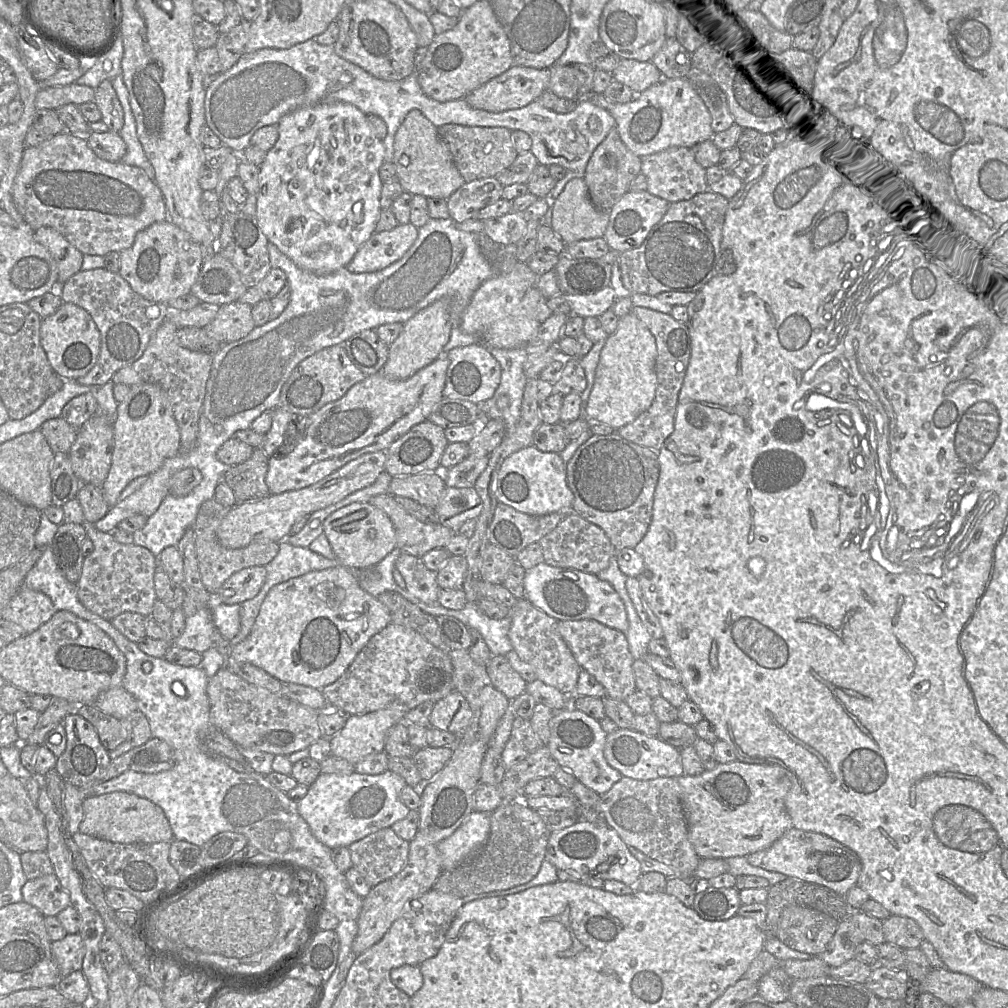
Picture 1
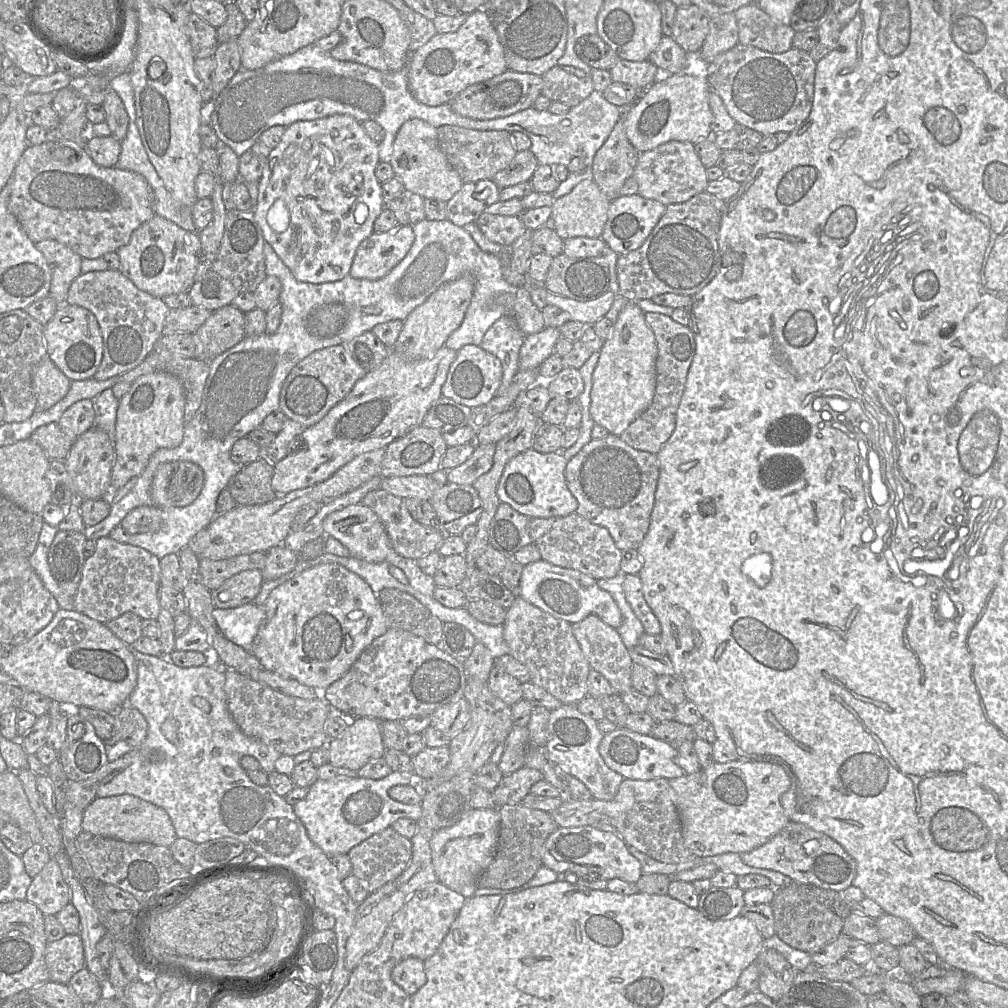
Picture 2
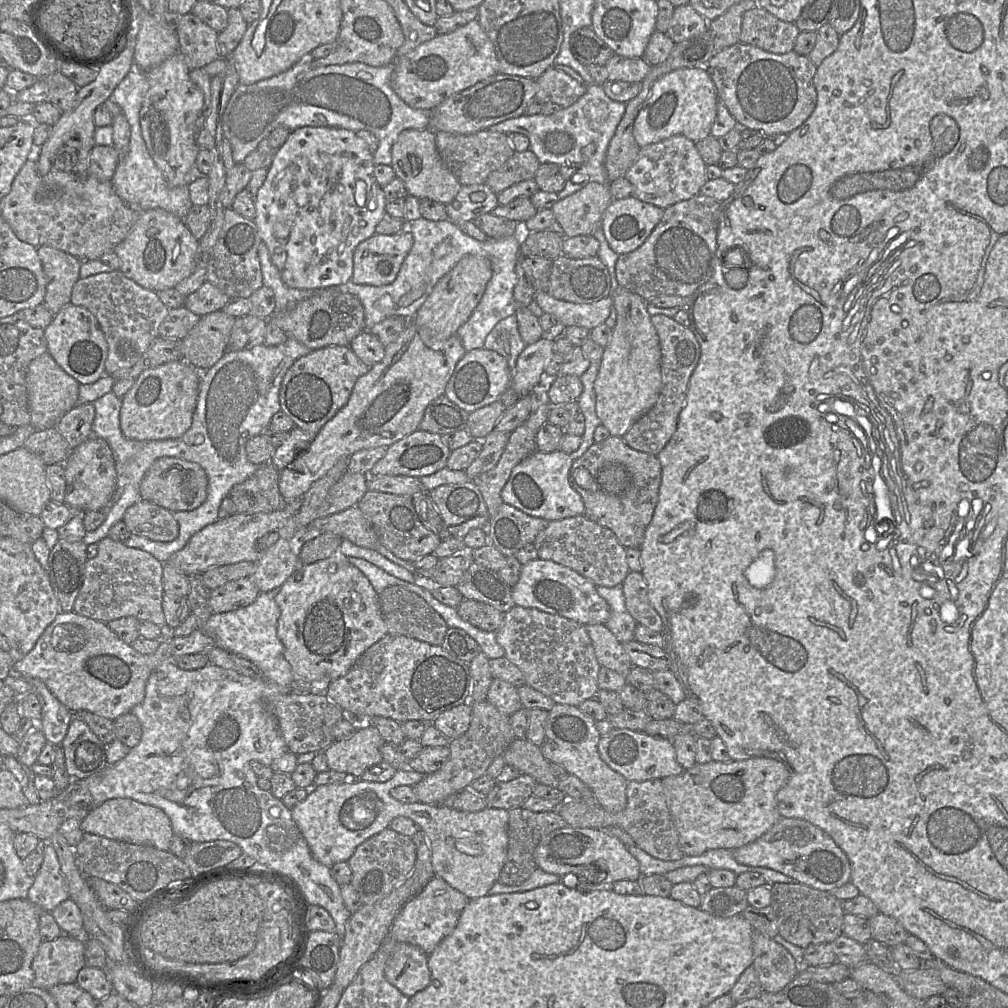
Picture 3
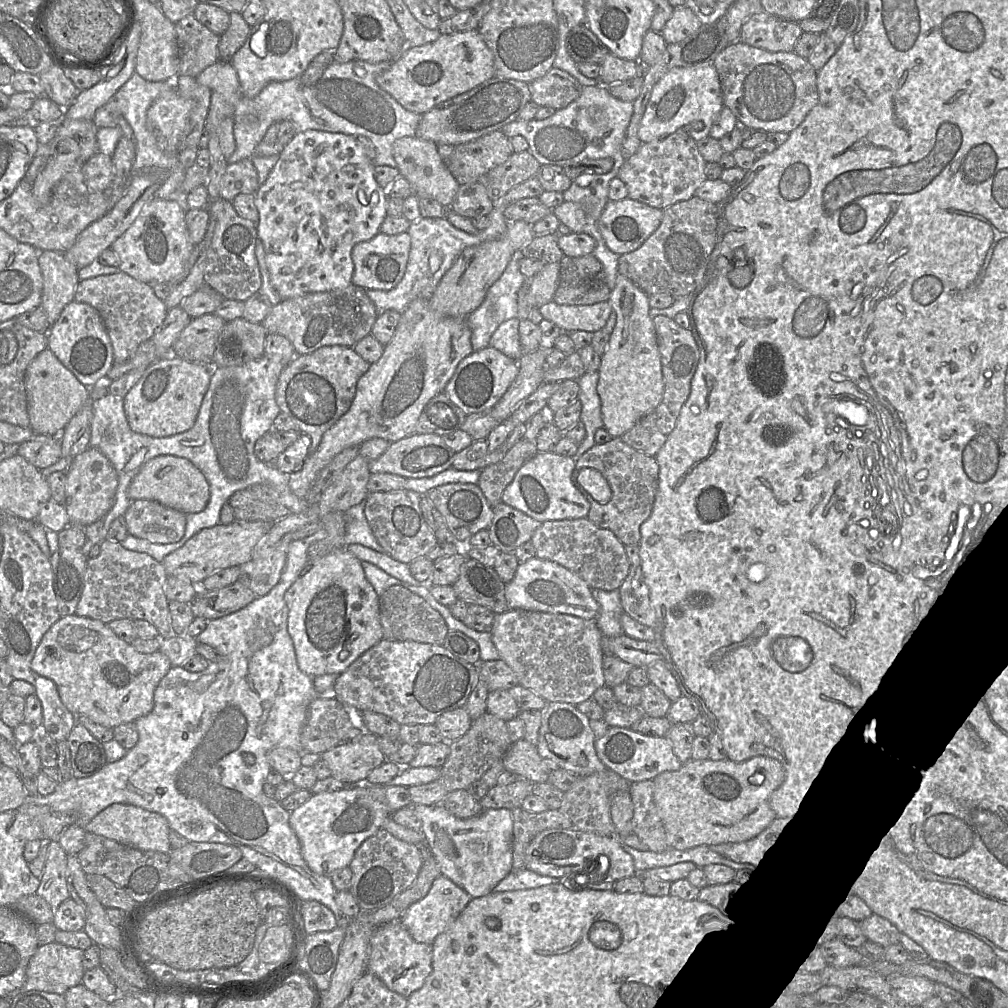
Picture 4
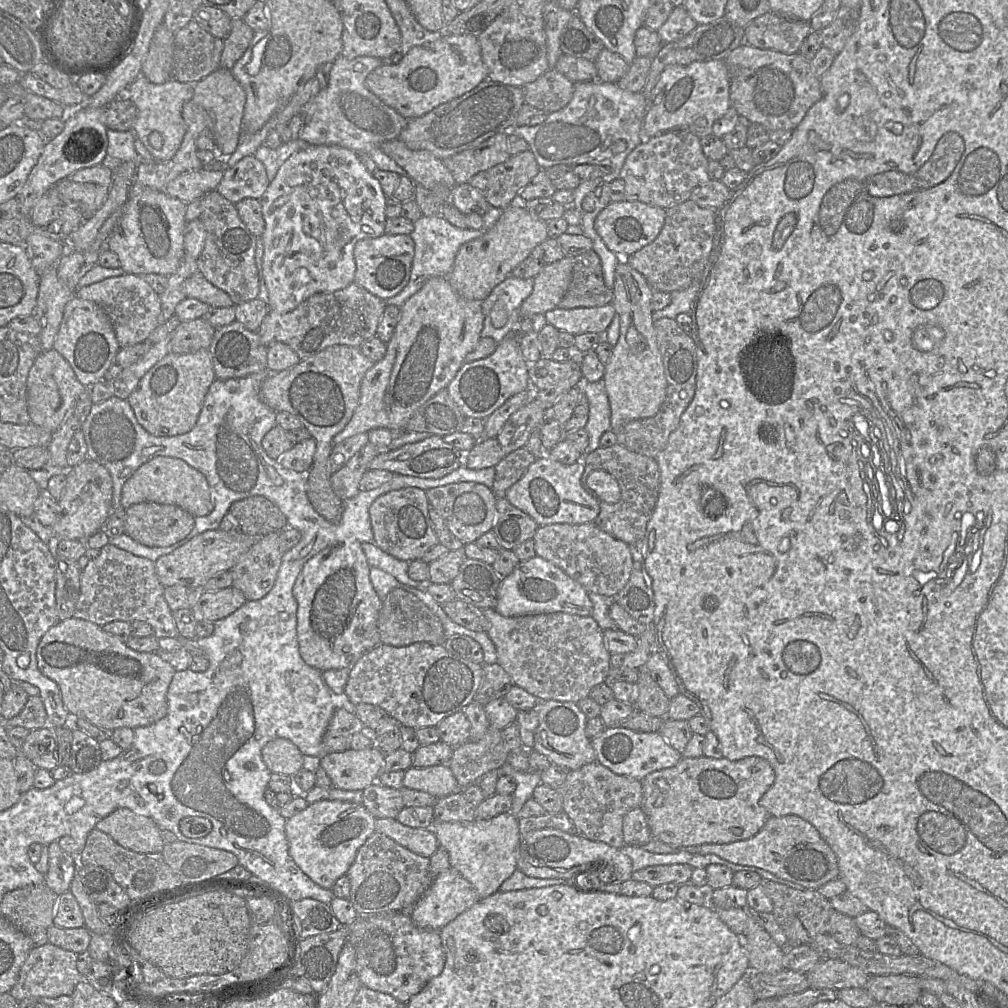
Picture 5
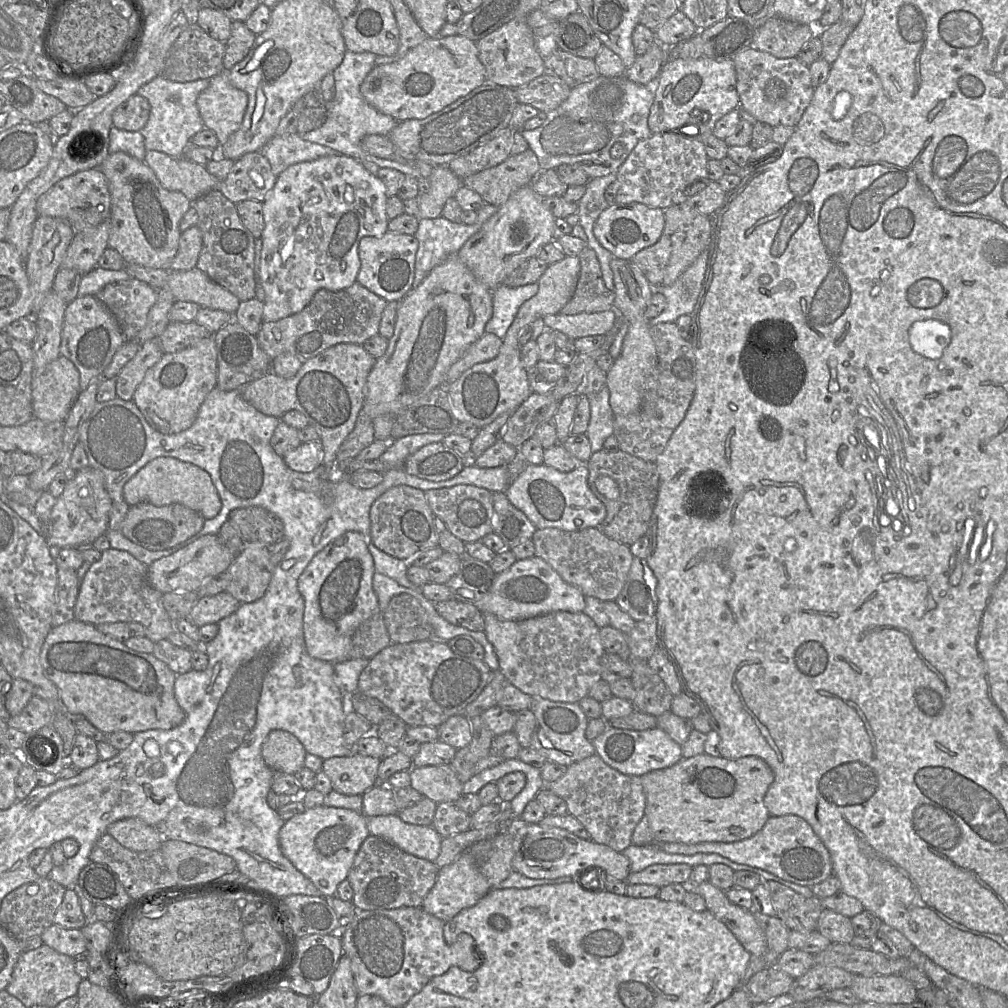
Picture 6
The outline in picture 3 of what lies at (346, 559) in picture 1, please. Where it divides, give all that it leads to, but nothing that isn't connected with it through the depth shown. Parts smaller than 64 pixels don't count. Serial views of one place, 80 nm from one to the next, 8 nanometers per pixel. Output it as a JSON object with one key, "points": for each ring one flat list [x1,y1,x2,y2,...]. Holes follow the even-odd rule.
{"points":[[353,506,339,513,312,522,313,527,321,533,329,532,338,535,342,540,375,550,379,540,371,524,358,506]]}

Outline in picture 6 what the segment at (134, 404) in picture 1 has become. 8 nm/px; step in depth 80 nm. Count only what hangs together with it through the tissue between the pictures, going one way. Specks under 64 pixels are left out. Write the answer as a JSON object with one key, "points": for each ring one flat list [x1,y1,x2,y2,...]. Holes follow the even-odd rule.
{"points":[[213,335,194,345,162,356,138,385,133,402,148,424,162,434,182,432,194,423,206,396,217,387,217,350]]}

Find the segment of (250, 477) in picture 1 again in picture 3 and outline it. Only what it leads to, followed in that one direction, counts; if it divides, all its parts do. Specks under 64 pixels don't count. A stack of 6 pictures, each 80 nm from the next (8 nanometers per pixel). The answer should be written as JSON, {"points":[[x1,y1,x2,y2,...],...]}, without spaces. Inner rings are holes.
{"points":[[270,462,259,465,250,477,231,488,229,497,235,504,235,512,256,514,282,510,288,501,279,491,278,478,279,471]]}

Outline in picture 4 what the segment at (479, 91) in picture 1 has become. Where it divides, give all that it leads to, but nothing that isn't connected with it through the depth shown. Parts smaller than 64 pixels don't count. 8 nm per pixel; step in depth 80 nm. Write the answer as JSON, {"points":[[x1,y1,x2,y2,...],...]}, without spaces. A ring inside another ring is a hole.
{"points":[[493,76,477,87,457,95,422,115,416,137,437,145,458,145,501,130,519,119,525,105,531,100,530,83]]}

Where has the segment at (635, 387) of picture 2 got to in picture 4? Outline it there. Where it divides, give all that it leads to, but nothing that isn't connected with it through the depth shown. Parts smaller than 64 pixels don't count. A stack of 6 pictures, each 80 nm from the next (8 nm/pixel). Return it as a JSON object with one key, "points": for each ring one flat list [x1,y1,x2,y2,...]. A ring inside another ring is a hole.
{"points":[[618,273,609,303,616,312,616,325,610,335,608,348,601,356,597,392,601,401,603,427,615,438,621,437,641,418,659,406,664,394,664,379,656,331,650,316,649,296,627,277]]}

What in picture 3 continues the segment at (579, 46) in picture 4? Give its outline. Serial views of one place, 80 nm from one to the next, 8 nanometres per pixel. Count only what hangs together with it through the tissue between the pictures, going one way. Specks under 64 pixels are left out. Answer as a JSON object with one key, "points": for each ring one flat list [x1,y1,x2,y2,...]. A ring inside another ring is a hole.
{"points":[[590,27,577,29,570,37,570,50,582,65,605,66,615,54]]}

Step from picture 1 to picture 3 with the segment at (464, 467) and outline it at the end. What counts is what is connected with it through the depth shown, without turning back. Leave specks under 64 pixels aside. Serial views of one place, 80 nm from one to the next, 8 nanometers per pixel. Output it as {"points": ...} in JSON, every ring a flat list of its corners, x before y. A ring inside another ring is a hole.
{"points":[[493,430,482,440,481,453,465,470,471,480,496,466,505,450,510,434,511,432]]}

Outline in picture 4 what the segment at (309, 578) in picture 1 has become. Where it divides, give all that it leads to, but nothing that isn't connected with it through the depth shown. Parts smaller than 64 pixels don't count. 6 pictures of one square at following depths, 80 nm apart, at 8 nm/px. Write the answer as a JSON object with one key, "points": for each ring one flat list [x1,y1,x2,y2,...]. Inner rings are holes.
{"points":[[346,548,308,560,285,592,284,600,288,607,287,631,294,645,297,665,311,677,343,673,359,656,383,639,379,596,367,580,361,561]]}

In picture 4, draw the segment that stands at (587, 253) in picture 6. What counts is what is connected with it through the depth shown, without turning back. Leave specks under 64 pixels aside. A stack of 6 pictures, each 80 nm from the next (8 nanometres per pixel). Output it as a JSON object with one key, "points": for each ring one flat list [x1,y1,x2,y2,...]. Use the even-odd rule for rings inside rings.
{"points":[[593,255,581,257,565,256,561,259,558,286,554,301,560,305,592,305,609,301,611,290,608,287,602,263]]}

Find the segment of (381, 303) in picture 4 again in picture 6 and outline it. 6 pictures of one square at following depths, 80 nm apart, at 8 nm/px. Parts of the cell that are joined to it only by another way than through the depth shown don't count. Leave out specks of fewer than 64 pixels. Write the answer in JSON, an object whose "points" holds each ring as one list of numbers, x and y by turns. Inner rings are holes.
{"points":[[485,204,477,211,476,222,471,225,455,223,442,215,437,218,419,219,418,229,414,236,418,240,418,250,415,258,415,272,412,289,415,289,429,274,429,272,437,265,444,262,449,256,457,254,465,242,479,231,485,221,487,221,496,211,498,207]]}

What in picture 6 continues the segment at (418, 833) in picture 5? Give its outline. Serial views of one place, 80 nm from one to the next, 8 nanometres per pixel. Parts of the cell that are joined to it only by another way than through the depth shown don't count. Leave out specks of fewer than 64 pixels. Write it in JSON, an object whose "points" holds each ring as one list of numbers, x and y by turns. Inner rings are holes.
{"points":[[398,814,366,818,370,835,381,837,401,850,431,862,439,856,443,838,432,826,406,823]]}

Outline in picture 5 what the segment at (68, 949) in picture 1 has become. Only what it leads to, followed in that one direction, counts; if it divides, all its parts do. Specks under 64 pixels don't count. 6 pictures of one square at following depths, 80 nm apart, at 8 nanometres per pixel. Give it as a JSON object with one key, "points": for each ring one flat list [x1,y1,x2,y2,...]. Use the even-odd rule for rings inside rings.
{"points":[[49,942,33,947,19,971,16,984,9,991,10,995,16,1001,34,996,50,998,61,995,71,996,77,983,83,979,76,967,77,956,78,954]]}

